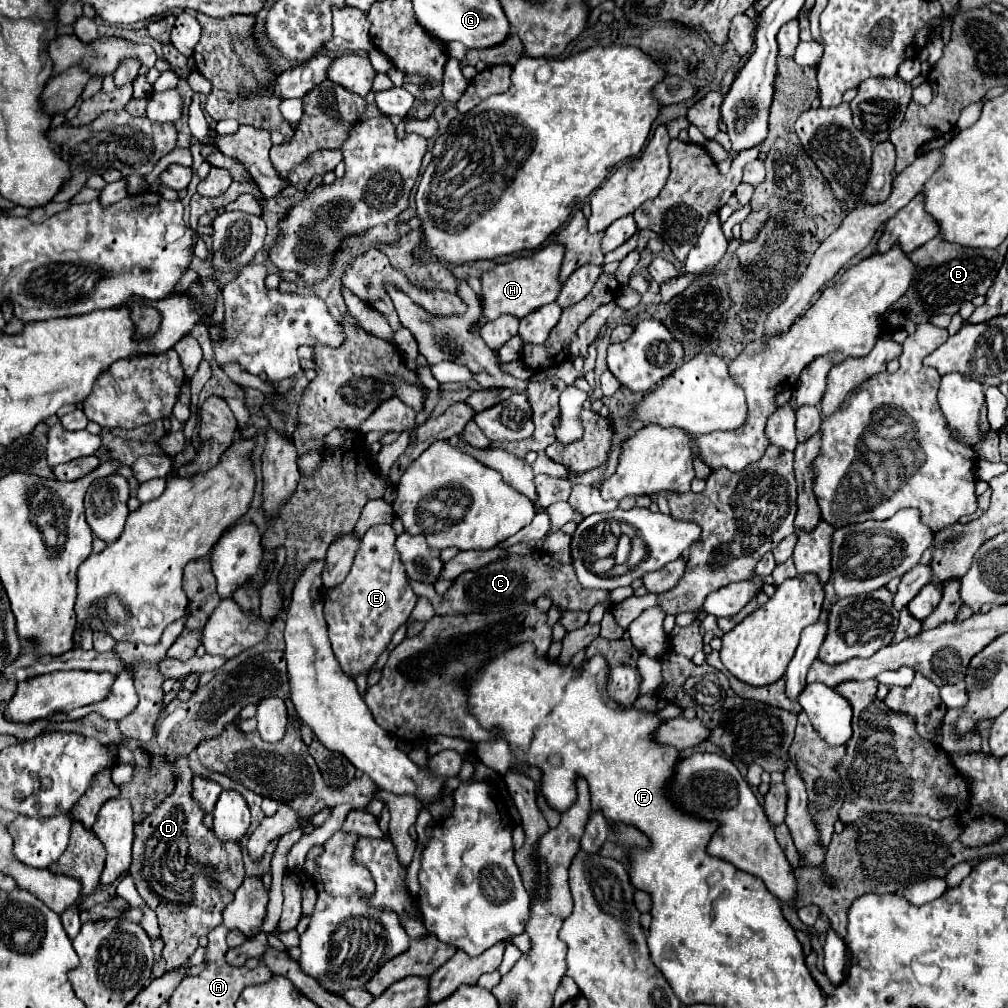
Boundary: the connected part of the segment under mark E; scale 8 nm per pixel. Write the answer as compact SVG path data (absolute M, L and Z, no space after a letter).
M391 525L369 527L355 553L347 579L339 587L325 591L329 641L341 669L351 677L357 677L373 667L377 657L387 649L393 633L409 619L419 599L407 581L395 549L395 539L397 535Z

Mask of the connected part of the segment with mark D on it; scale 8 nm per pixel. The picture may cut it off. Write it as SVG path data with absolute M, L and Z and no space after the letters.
M187 759L175 767L175 793L167 797L155 811L139 825L135 825L135 839L133 839L133 859L129 867L129 875L135 881L135 887L139 895L145 899L145 903L157 913L161 939L165 941L163 957L167 961L167 971L183 965L199 947L199 937L207 935L211 929L215 929L221 923L221 911L223 907L233 899L233 893L243 883L245 869L243 869L243 855L239 843L219 843L215 835L211 835L211 829L203 825L203 813L199 807L195 807L195 801L191 799L191 769L187 765Z

